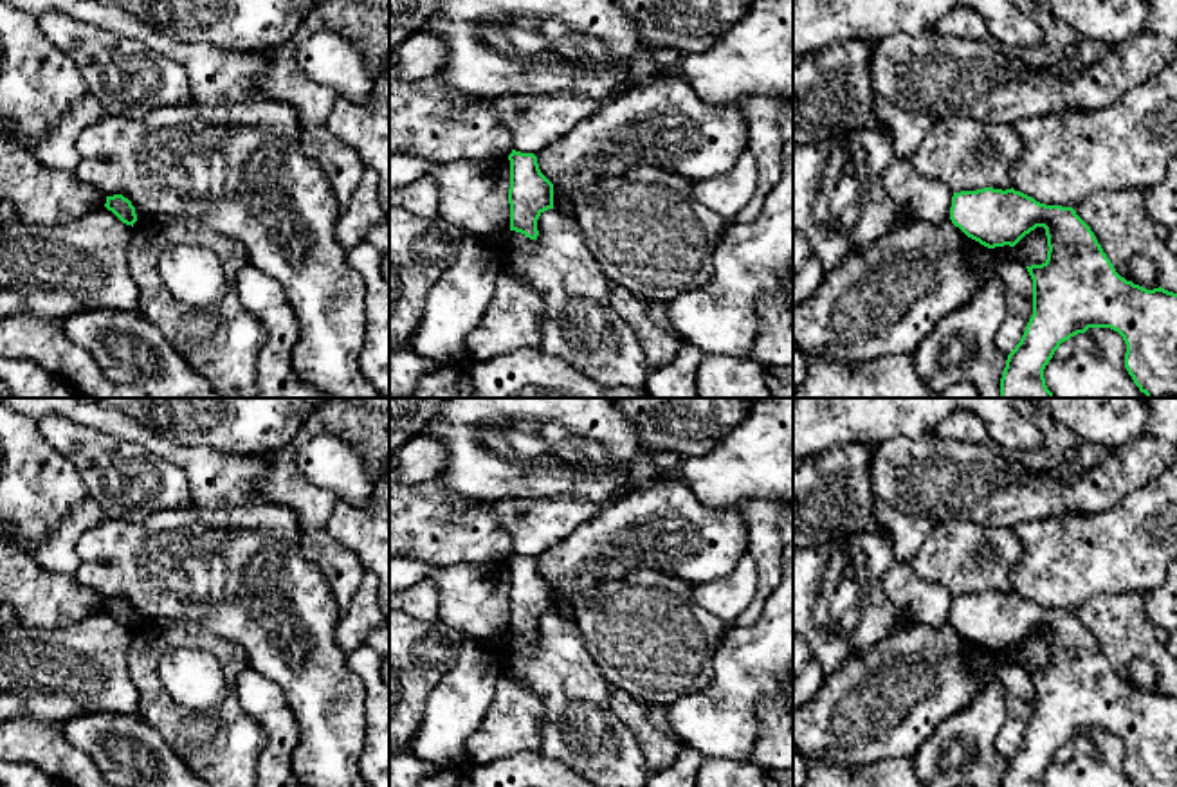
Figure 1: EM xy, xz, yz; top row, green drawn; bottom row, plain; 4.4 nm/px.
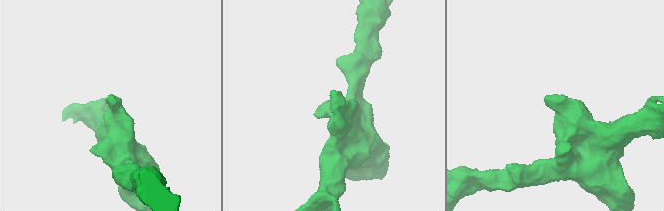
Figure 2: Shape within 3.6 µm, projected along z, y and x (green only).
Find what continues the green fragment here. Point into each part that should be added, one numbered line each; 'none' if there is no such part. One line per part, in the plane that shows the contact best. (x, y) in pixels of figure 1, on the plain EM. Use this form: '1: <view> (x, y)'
none

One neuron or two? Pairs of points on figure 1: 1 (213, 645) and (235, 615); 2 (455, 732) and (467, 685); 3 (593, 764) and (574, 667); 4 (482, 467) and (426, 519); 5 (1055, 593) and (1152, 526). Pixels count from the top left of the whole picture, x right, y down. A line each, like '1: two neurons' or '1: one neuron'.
1: two neurons
2: one neuron
3: one neuron
4: two neurons
5: one neuron

